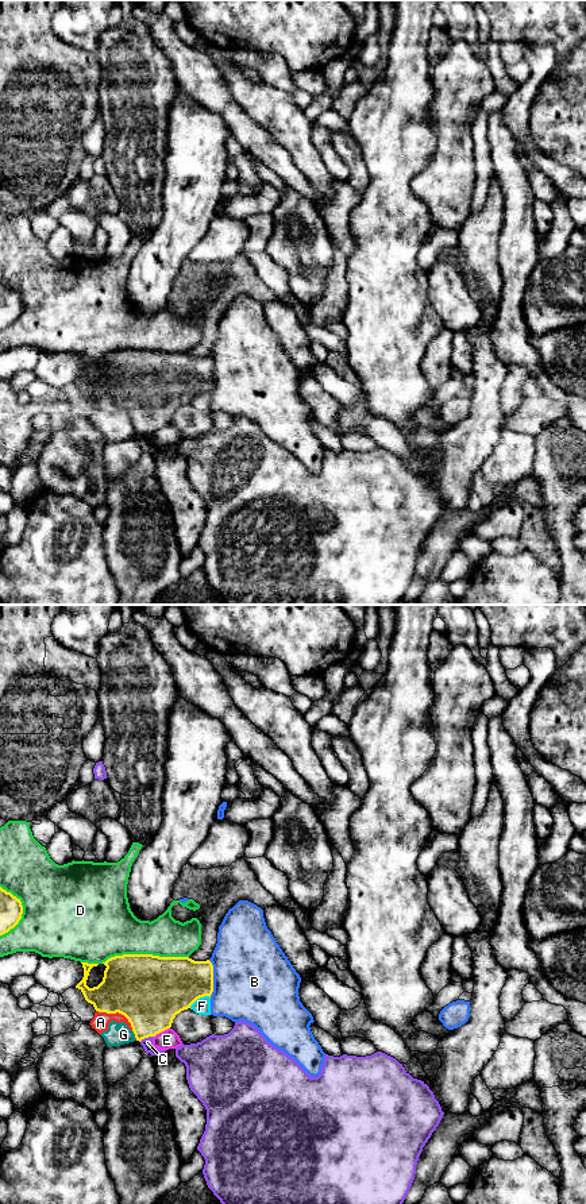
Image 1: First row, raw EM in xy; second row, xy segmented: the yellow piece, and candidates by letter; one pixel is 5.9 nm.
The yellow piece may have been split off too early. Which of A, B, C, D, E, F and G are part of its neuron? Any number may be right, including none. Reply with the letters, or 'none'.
none

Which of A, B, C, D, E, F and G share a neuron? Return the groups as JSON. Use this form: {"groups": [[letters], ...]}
{"groups": [["A", "F", "G"], ["B"], ["C"], ["D"], ["E"]]}

